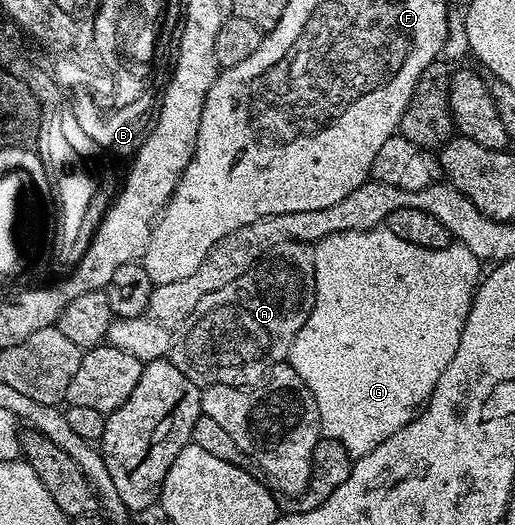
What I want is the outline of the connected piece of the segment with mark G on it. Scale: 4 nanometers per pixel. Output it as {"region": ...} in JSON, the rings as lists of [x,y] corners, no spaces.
{"region":[[[384,226],[331,234],[327,238],[316,241],[313,257],[315,258],[315,290],[317,291],[315,302],[307,322],[301,327],[291,346],[287,364],[292,372],[299,374],[299,378],[303,378],[303,382],[311,390],[315,398],[315,406],[319,410],[322,433],[328,439],[342,444],[350,456],[354,458],[365,456],[371,450],[375,450],[379,442],[391,438],[391,434],[395,434],[400,428],[409,424],[418,409],[428,401],[430,394],[433,393],[433,388],[439,382],[447,362],[455,358],[455,350],[459,350],[459,338],[467,322],[469,307],[473,304],[473,293],[477,290],[483,264],[475,254],[471,254],[471,250],[467,250],[467,246],[462,244],[451,242],[446,248],[415,246],[411,242],[403,242],[403,238],[391,234],[391,230]]]}

